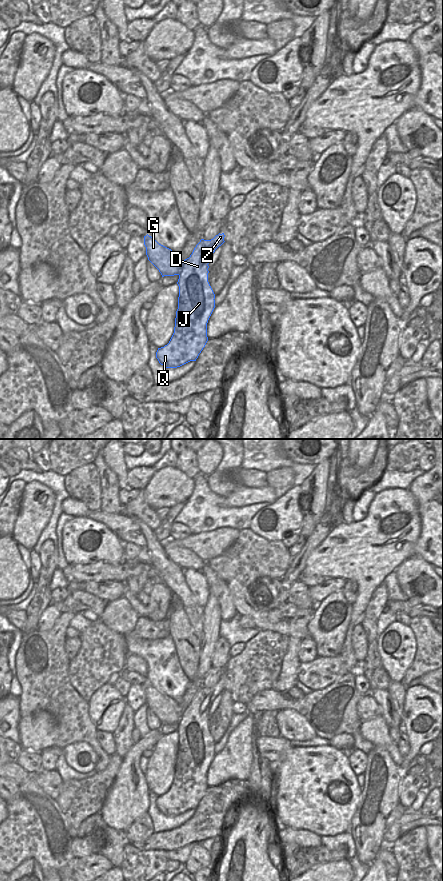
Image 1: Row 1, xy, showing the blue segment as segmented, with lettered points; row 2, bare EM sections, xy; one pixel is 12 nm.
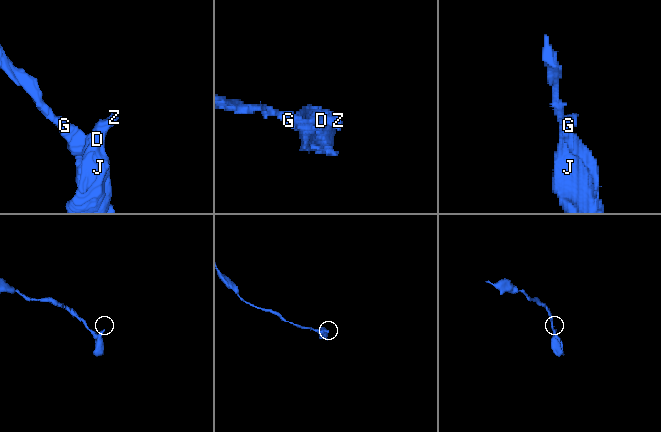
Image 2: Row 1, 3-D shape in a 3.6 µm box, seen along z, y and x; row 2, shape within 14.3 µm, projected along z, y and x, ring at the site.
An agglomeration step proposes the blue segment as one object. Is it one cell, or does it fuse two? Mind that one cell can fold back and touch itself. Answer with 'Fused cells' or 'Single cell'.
Fused cells.

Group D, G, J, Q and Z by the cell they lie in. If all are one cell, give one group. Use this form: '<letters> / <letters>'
D J Q Z / G

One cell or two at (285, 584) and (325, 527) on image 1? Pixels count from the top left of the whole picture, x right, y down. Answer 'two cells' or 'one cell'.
one cell

